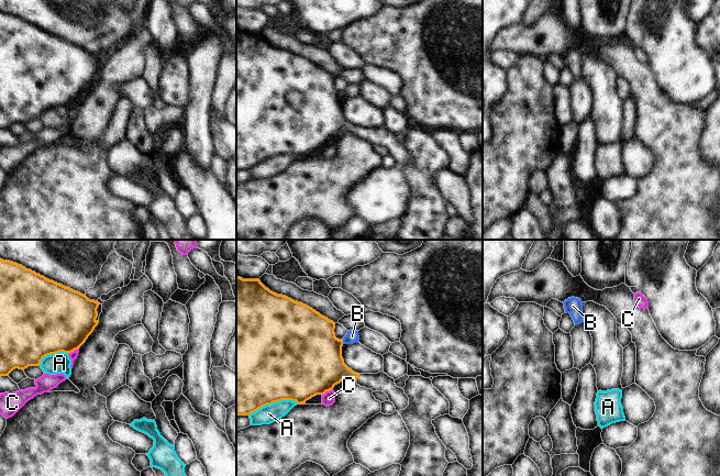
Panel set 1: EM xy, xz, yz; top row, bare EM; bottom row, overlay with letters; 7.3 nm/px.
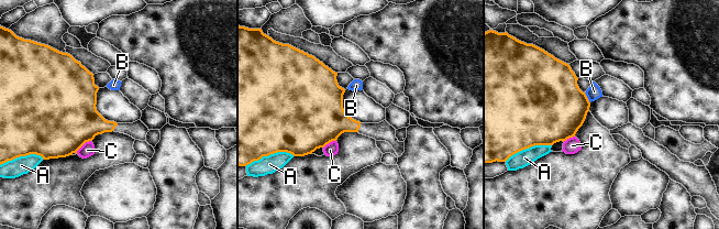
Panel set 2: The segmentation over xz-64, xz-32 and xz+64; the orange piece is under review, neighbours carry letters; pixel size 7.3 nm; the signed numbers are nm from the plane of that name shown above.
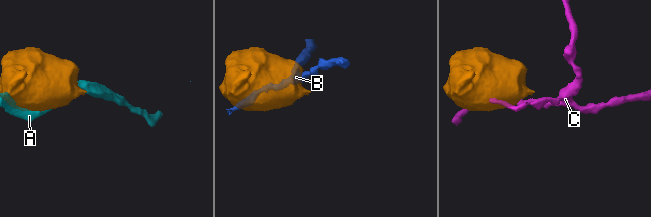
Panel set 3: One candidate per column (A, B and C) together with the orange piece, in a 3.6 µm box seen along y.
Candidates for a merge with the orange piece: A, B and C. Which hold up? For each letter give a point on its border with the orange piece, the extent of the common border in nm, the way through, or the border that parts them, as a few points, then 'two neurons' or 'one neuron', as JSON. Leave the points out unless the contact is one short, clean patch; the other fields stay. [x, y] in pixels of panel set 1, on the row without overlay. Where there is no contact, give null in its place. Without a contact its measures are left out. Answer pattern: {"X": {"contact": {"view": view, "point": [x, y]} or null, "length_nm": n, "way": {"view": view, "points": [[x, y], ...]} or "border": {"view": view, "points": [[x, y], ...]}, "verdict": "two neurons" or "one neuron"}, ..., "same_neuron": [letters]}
{"A": {"contact": {"view": "xz", "point": [273, 156]}, "length_nm": 380, "verdict": "two neurons"}, "B": {"contact": {"view": "xz", "point": [342, 96]}, "length_nm": 30, "border": {"view": "xz", "points": [[342, 93], [343, 97]]}, "verdict": "two neurons"}, "C": {"contact": {"view": "xy", "point": [74, 103]}, "length_nm": 110, "border": {"view": "xy", "points": [[79, 100], [68, 108]]}, "verdict": "two neurons"}, "same_neuron": []}

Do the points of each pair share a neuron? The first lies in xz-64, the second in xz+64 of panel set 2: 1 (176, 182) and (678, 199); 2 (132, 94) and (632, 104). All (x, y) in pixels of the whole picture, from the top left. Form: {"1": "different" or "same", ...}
{"1": "same", "2": "different"}

